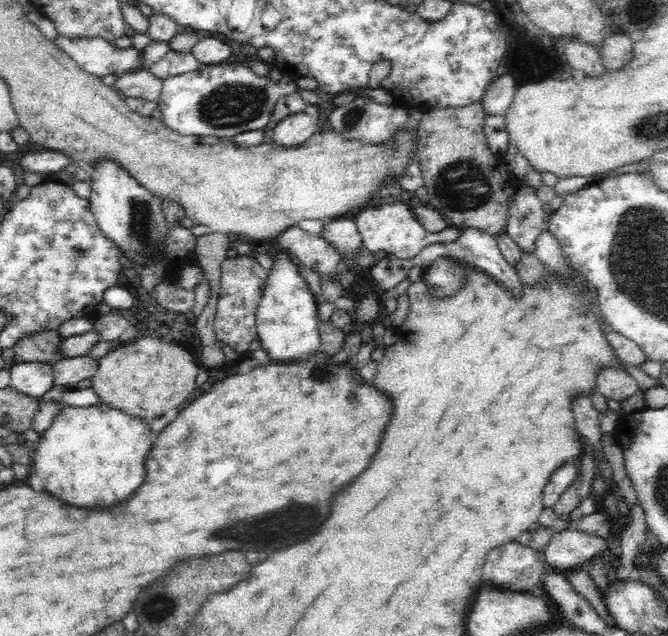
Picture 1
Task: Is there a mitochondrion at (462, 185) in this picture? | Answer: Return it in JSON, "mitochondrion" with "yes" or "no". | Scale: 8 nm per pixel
{"mitochondrion":"yes"}

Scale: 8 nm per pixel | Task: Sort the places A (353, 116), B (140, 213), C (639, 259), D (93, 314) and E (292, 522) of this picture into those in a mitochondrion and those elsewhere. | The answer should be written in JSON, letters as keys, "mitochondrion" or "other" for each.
{"A":"mitochondrion","B":"mitochondrion","C":"mitochondrion","D":"other","E":"mitochondrion"}

